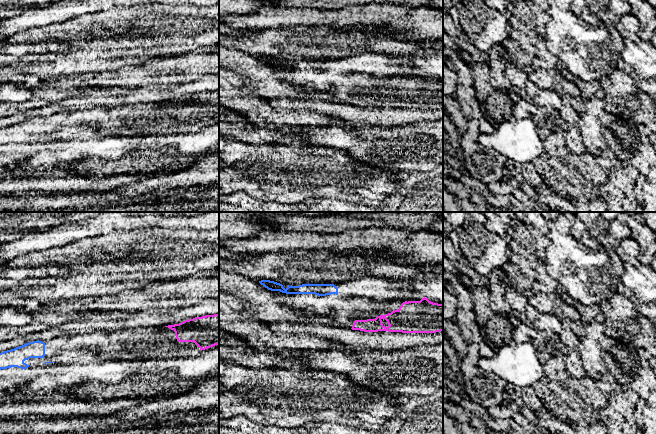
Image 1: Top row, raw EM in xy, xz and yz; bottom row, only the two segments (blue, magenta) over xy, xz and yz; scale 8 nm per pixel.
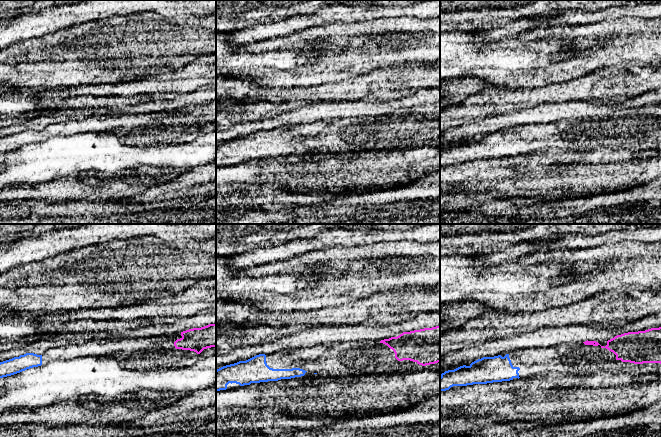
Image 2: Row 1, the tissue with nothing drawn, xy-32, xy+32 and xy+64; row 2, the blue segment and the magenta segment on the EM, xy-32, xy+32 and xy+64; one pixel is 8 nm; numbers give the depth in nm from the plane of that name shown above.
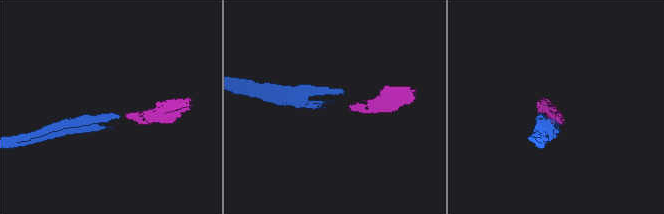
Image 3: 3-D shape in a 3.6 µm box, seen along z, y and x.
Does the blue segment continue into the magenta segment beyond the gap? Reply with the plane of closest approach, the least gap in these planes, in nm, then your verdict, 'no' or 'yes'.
xz | 260 nm | yes

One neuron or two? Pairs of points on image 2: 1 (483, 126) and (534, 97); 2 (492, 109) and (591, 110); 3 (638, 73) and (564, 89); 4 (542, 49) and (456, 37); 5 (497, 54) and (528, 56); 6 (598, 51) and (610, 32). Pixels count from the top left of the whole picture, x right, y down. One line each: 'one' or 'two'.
1: two
2: two
3: one
4: one
5: one
6: one

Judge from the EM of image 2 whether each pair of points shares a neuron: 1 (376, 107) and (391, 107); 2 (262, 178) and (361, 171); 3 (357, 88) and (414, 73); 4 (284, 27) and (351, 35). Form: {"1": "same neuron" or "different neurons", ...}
{"1": "same neuron", "2": "same neuron", "3": "same neuron", "4": "different neurons"}

